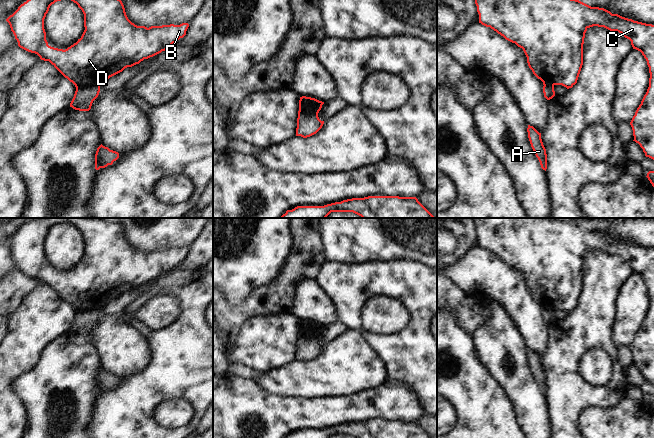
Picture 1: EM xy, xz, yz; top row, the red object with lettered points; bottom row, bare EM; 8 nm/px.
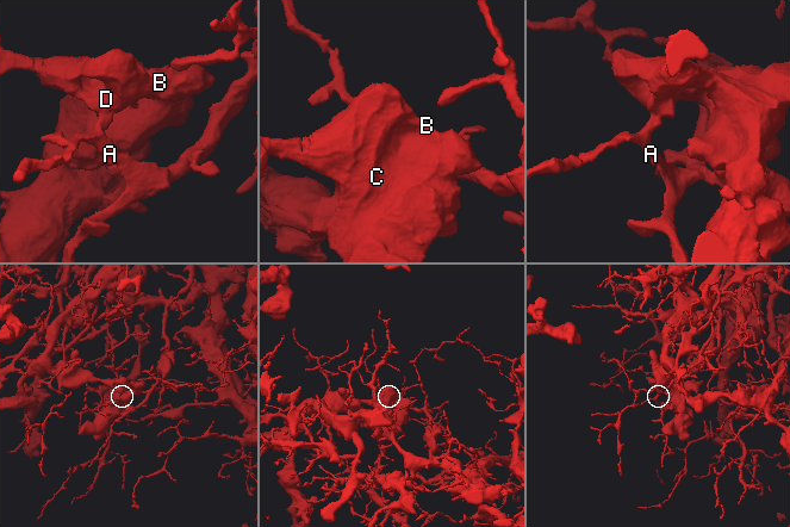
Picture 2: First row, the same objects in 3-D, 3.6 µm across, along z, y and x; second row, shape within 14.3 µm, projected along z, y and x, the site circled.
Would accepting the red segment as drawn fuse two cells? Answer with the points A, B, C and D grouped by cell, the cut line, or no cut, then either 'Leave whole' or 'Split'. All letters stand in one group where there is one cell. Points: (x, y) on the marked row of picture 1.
Groups: A / B C D. Split along xy (99, 85), (79, 86), (76, 88). Split

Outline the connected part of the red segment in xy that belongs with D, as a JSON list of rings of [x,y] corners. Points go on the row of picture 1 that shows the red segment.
[[[27,0],[6,21],[20,48],[37,54],[41,60],[49,61],[76,88],[100,86],[125,68],[167,50],[186,35],[189,27],[188,23],[149,28],[137,26],[128,19],[121,0],[71,0],[84,14],[85,30],[76,43],[63,50],[48,45],[44,29],[46,14],[57,1],[61,0]]]

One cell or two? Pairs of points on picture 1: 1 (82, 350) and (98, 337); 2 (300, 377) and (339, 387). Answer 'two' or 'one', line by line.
1: two
2: one

